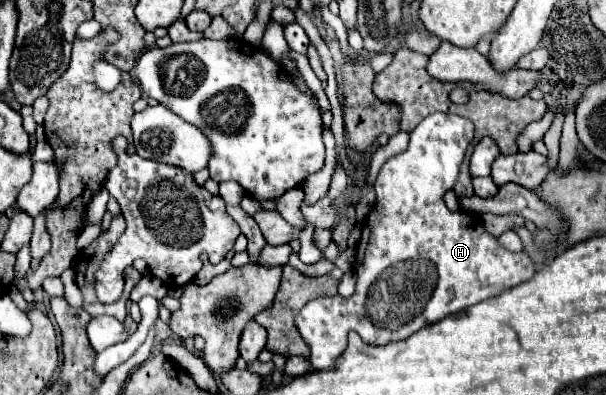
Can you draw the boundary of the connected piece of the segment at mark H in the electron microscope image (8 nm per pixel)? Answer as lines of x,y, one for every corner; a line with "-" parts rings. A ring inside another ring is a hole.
432,113
416,125
408,149
382,165
374,185
376,205
356,247
354,295
348,299
334,295
308,301
296,317
296,327
310,345
314,369
332,369
336,365
336,359
348,347
350,329
368,345
404,341
428,323
496,297
536,273
528,253
506,251
470,213
454,213
442,201
442,195
456,183
472,135
472,121
450,113
-
424,283
430,289
422,293
422,299
416,299
414,287

